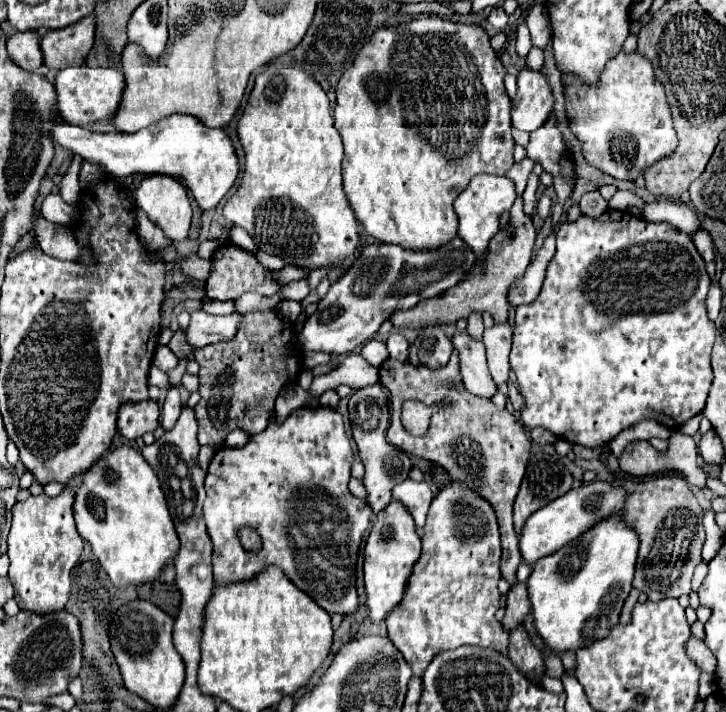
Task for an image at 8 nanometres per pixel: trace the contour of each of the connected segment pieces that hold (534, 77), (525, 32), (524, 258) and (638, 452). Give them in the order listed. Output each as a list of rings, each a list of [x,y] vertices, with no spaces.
[[[522,68],[518,74],[518,94],[512,100],[512,126],[534,132],[546,124],[554,112],[554,94],[542,72]]]
[[[522,22],[522,24],[518,26],[518,40],[516,40],[516,52],[518,52],[520,56],[526,56],[530,48],[532,48],[532,42],[530,42],[530,32],[528,29],[528,24],[526,24],[526,22]]]
[[[518,198],[510,210],[510,220],[508,222],[516,222],[514,228],[514,236],[508,234],[508,226],[502,228],[496,238],[490,240],[488,244],[488,256],[484,262],[476,262],[474,268],[470,270],[468,278],[462,280],[460,284],[456,284],[454,288],[448,288],[448,292],[442,292],[440,296],[434,296],[432,300],[422,300],[420,304],[416,304],[416,308],[410,308],[408,312],[394,312],[390,316],[390,322],[394,328],[404,330],[416,330],[416,328],[428,328],[428,326],[442,326],[442,324],[456,324],[456,320],[470,316],[472,312],[490,312],[494,316],[496,322],[504,322],[508,320],[508,292],[512,288],[512,284],[524,276],[528,264],[530,264],[530,256],[532,256],[532,246],[534,246],[534,238],[536,238],[536,230],[532,224],[532,218],[524,212],[524,202],[522,198]]]
[[[674,432],[672,438],[670,438],[670,446],[668,450],[660,452],[656,448],[652,448],[648,442],[632,442],[626,446],[624,454],[620,456],[620,468],[626,472],[626,474],[632,474],[636,478],[650,478],[650,476],[662,476],[662,474],[674,474],[674,476],[682,476],[698,486],[698,488],[704,488],[706,486],[706,474],[704,470],[700,470],[697,464],[698,446],[692,436],[686,436],[686,434],[680,434],[680,432]]]

